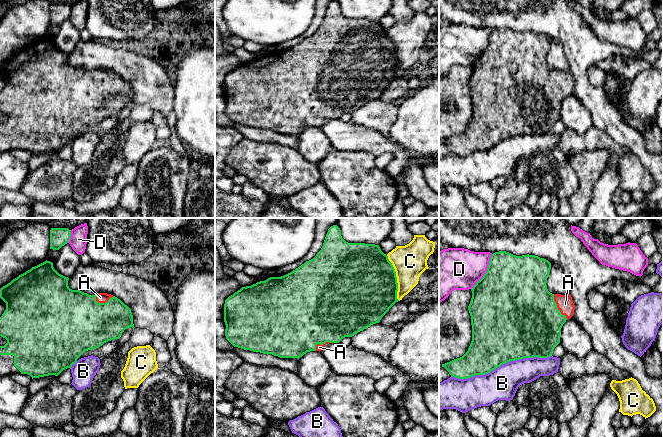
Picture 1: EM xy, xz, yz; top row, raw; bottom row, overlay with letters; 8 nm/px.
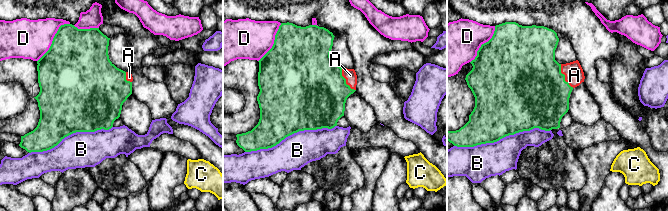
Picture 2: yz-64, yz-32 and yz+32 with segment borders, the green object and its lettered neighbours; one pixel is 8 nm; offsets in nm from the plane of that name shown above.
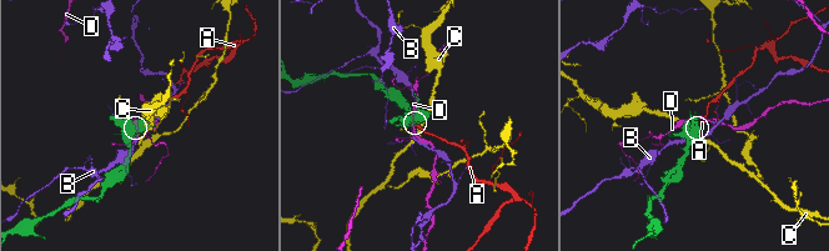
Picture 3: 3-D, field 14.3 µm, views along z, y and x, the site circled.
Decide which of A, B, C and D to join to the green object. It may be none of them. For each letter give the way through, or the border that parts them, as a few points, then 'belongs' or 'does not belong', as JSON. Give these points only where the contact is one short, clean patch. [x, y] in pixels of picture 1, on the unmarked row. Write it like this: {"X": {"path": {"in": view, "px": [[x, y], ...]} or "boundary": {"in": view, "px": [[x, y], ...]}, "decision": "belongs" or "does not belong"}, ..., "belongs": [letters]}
{"A": {"path": {"in": "yz", "px": [[527, 94], [549, 88], [556, 83], [561, 83], [565, 80]]}, "decision": "belongs"}, "B": {"decision": "does not belong"}, "C": {"decision": "does not belong"}, "D": {"decision": "does not belong"}, "belongs": ["A"]}

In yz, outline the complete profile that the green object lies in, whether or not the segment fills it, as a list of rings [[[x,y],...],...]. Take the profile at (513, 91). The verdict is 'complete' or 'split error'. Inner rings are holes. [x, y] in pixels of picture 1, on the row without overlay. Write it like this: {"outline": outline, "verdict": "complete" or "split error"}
{"outline": [[[499,27],[493,29],[490,34],[486,49],[479,57],[476,58],[476,60],[471,65],[472,74],[468,82],[468,86],[471,92],[472,117],[468,124],[468,127],[460,134],[442,140],[442,143],[444,143],[452,153],[463,156],[471,154],[475,151],[488,150],[491,147],[495,146],[496,144],[500,143],[501,141],[508,139],[510,137],[533,133],[548,134],[552,132],[554,124],[560,119],[561,104],[563,100],[573,92],[575,81],[570,70],[567,71],[552,70],[548,67],[546,59],[547,54],[549,53],[550,45],[551,39],[548,36],[540,34],[535,31],[527,30],[522,32],[516,32],[506,27]]], "verdict": "split error"}

